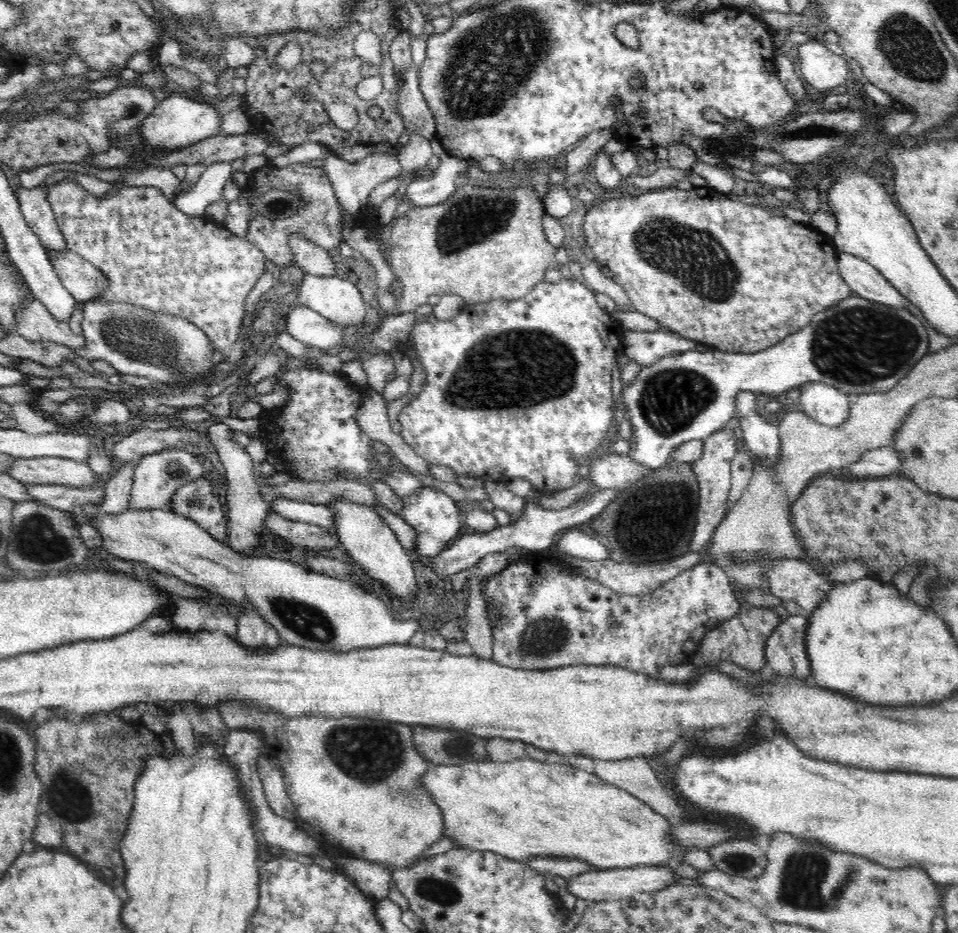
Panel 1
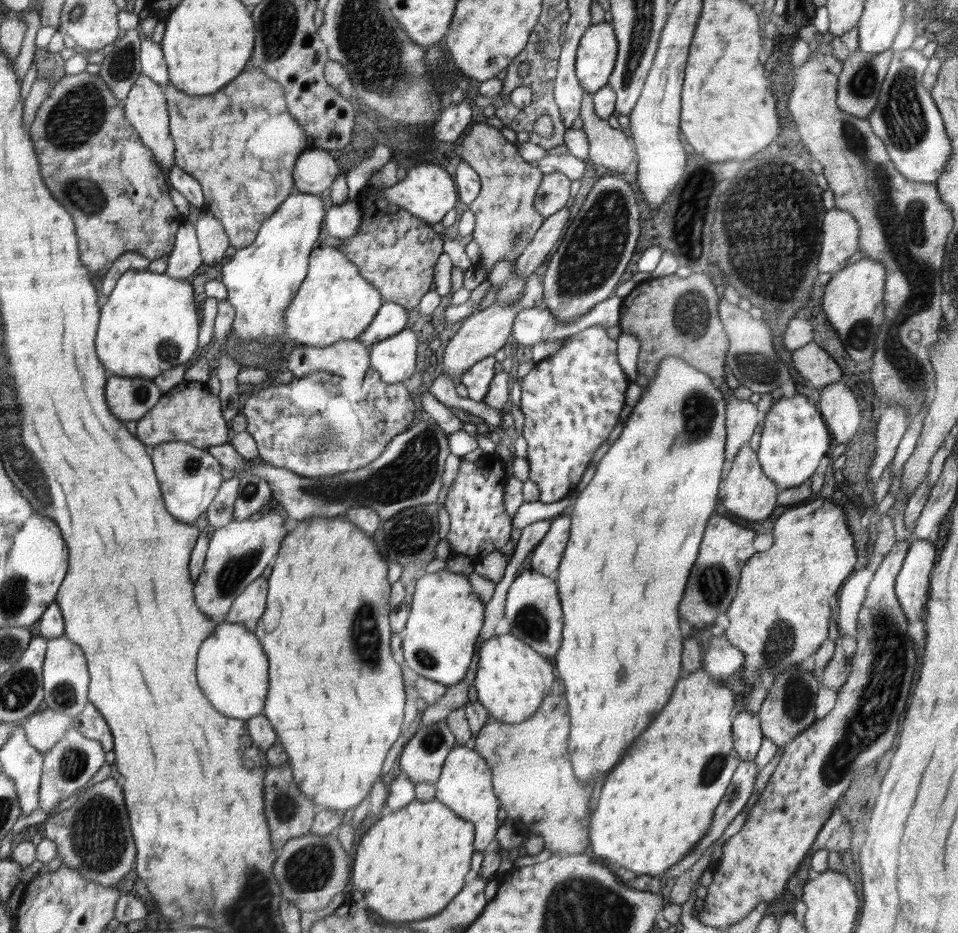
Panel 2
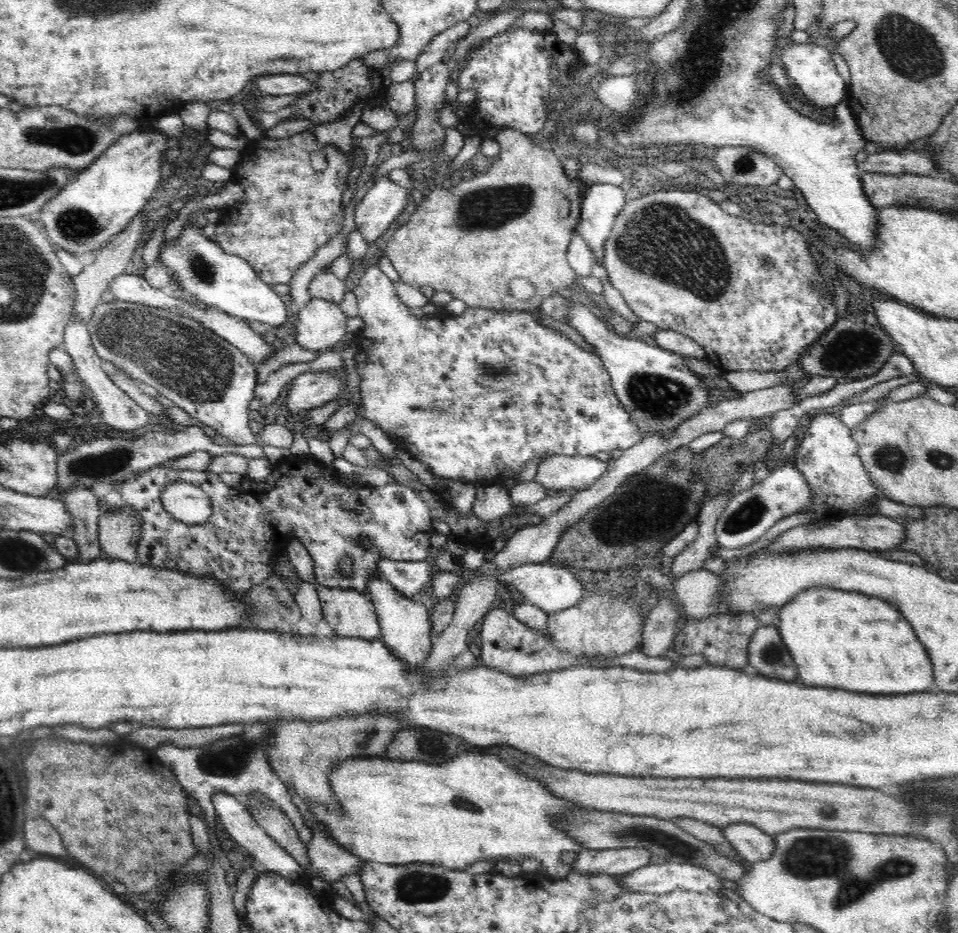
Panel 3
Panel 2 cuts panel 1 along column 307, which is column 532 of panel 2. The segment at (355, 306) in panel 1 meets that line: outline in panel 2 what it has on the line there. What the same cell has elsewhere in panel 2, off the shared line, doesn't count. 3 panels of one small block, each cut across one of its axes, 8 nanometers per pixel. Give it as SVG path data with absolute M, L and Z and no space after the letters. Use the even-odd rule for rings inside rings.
M535 274L527 276L523 280L527 286L523 290L523 296L519 298L519 302L513 308L503 308L499 304L491 304L485 310L475 310L471 316L467 316L463 320L463 324L459 326L459 330L449 338L449 342L443 348L443 356L441 356L441 364L439 364L439 376L449 378L453 384L461 382L461 376L465 374L465 370L469 370L473 364L477 364L479 360L493 356L499 348L507 348L507 336L511 336L511 324L513 318L519 310L525 308L537 308L543 306L541 300L541 282L535 278Z

